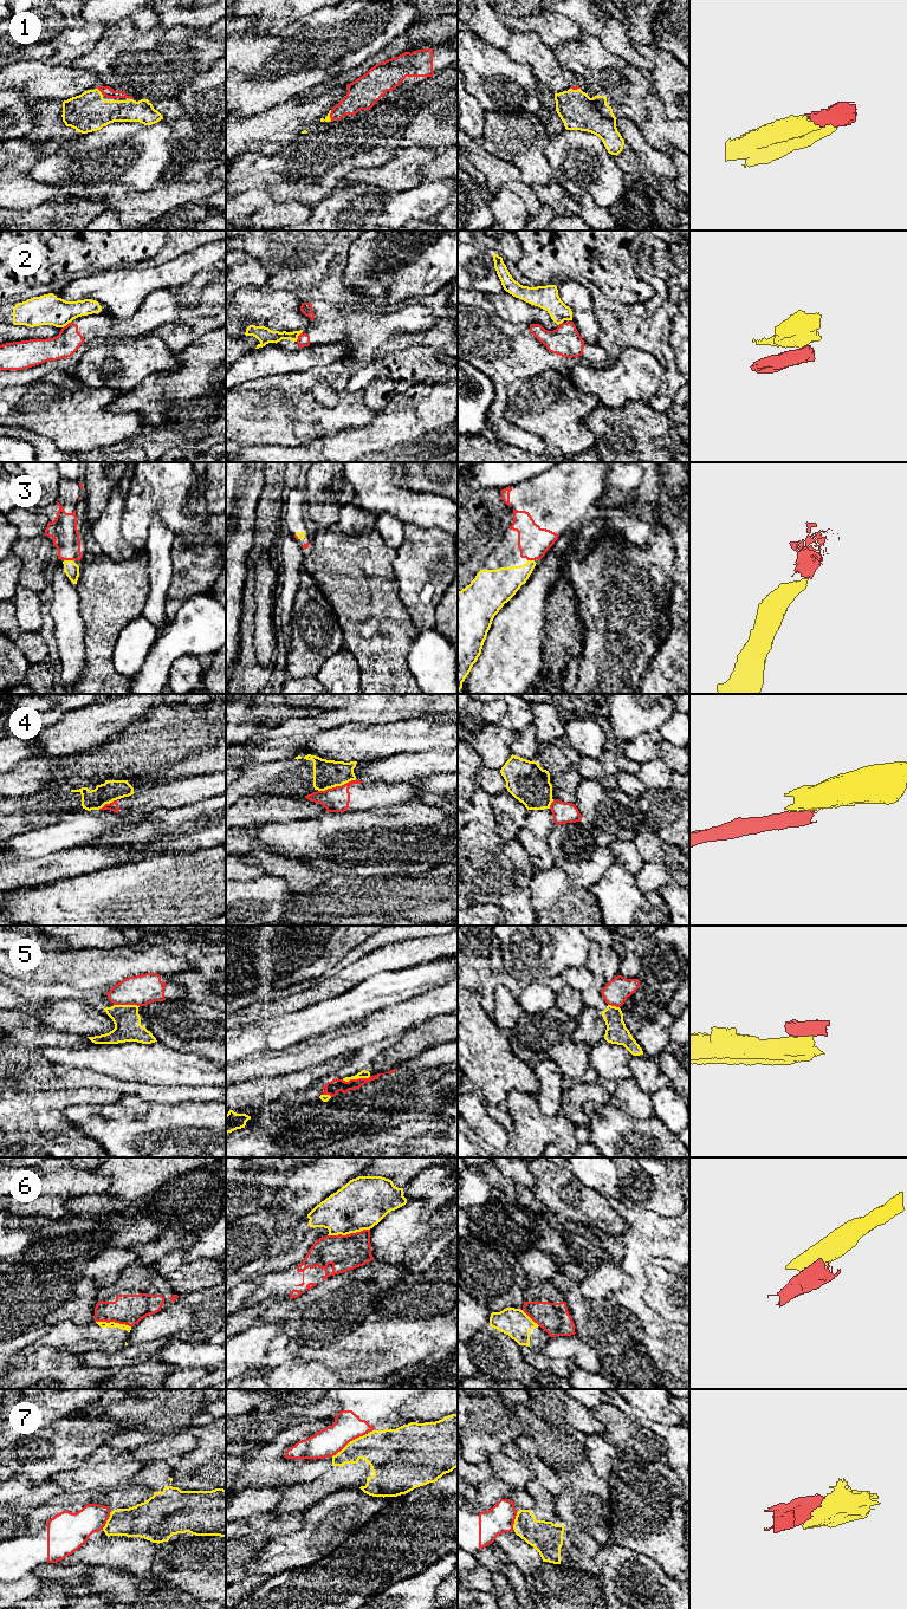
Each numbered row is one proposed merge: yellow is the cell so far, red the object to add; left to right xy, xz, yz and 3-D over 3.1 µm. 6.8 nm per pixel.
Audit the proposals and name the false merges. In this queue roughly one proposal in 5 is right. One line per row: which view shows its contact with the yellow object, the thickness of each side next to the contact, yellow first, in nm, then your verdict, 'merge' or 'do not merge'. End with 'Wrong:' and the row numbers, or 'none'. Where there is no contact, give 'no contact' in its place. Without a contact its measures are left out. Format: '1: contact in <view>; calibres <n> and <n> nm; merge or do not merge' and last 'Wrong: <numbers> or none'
1: contact in xy; calibres 260 and 70 nm; merge
2: contact in xz; calibres 110 and 80 nm; do not merge
3: contact in xy; calibres 100 and 180 nm; merge
4: contact in xz; calibres 190 and 170 nm; do not merge
5: contact in xz; calibres 60 and 100 nm; do not merge
6: contact in xz; calibres 340 and 240 nm; do not merge
7: contact in xz; calibres 280 and 200 nm; do not merge
Wrong: 2, 4, 5, 6, 7

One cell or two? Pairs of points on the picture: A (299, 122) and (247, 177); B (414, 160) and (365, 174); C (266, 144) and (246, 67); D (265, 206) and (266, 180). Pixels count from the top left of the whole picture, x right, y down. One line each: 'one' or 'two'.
A: two
B: one
C: two
D: two

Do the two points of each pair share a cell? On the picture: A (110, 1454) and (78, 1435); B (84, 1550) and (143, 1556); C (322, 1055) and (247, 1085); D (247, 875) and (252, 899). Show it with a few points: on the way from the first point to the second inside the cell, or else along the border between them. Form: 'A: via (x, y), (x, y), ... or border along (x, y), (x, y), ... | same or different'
A: border along (103, 1444), (85, 1459) | different
B: via (98, 1552), (129, 1554) | same
C: via (303, 1055), (277, 1063), (266, 1072) | same
D: border along (265, 874), (251, 880), (238, 881) | different

